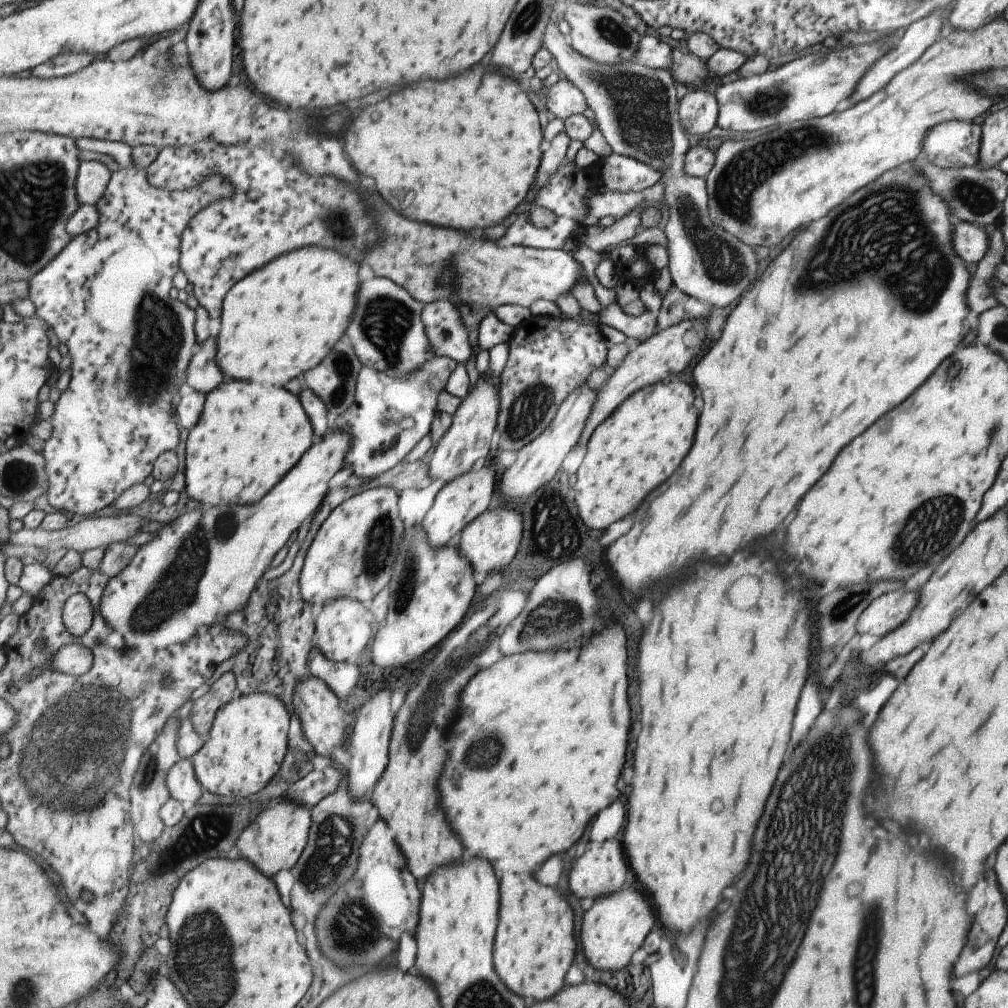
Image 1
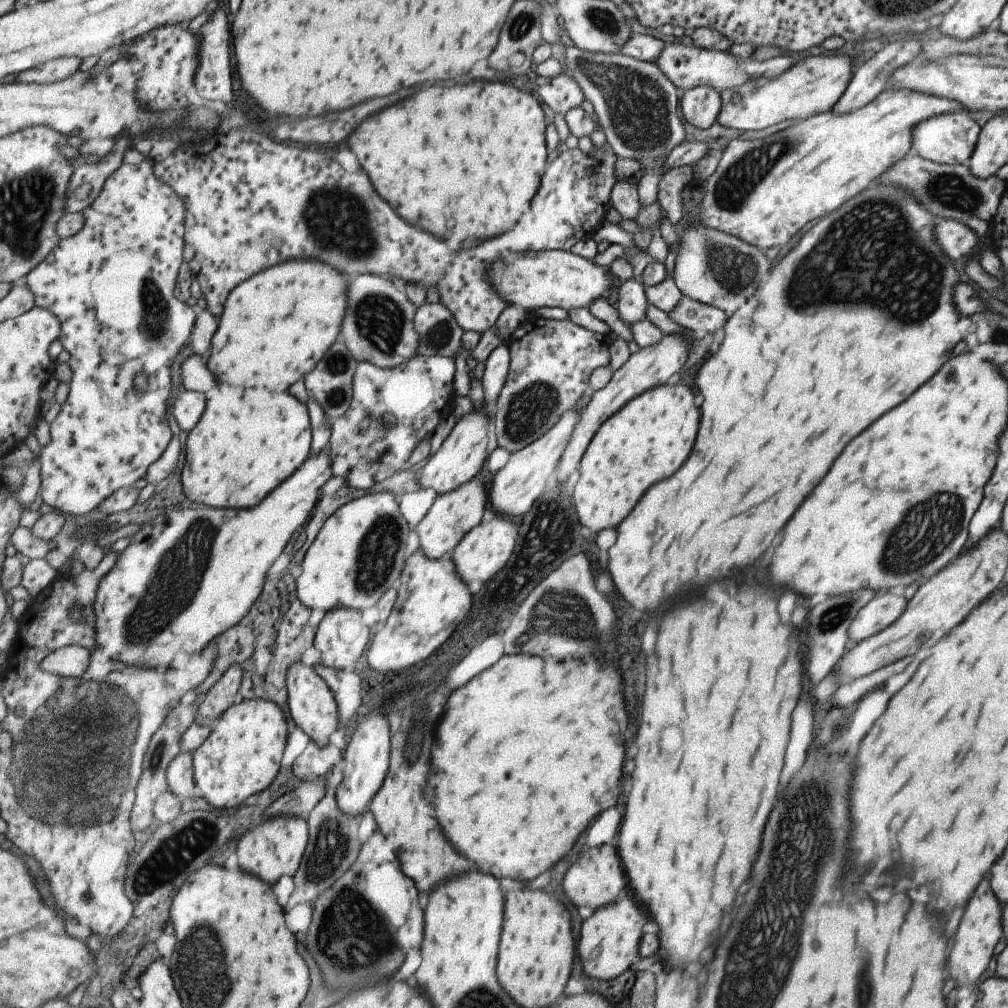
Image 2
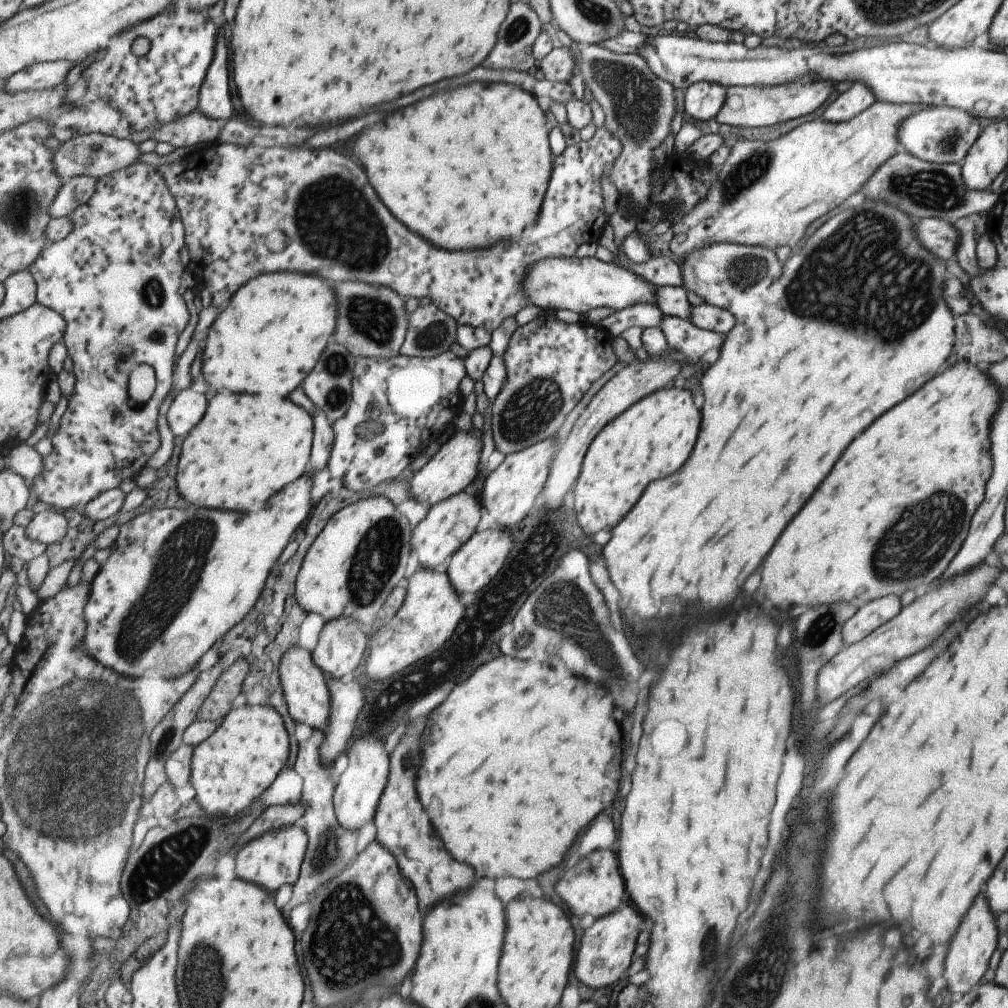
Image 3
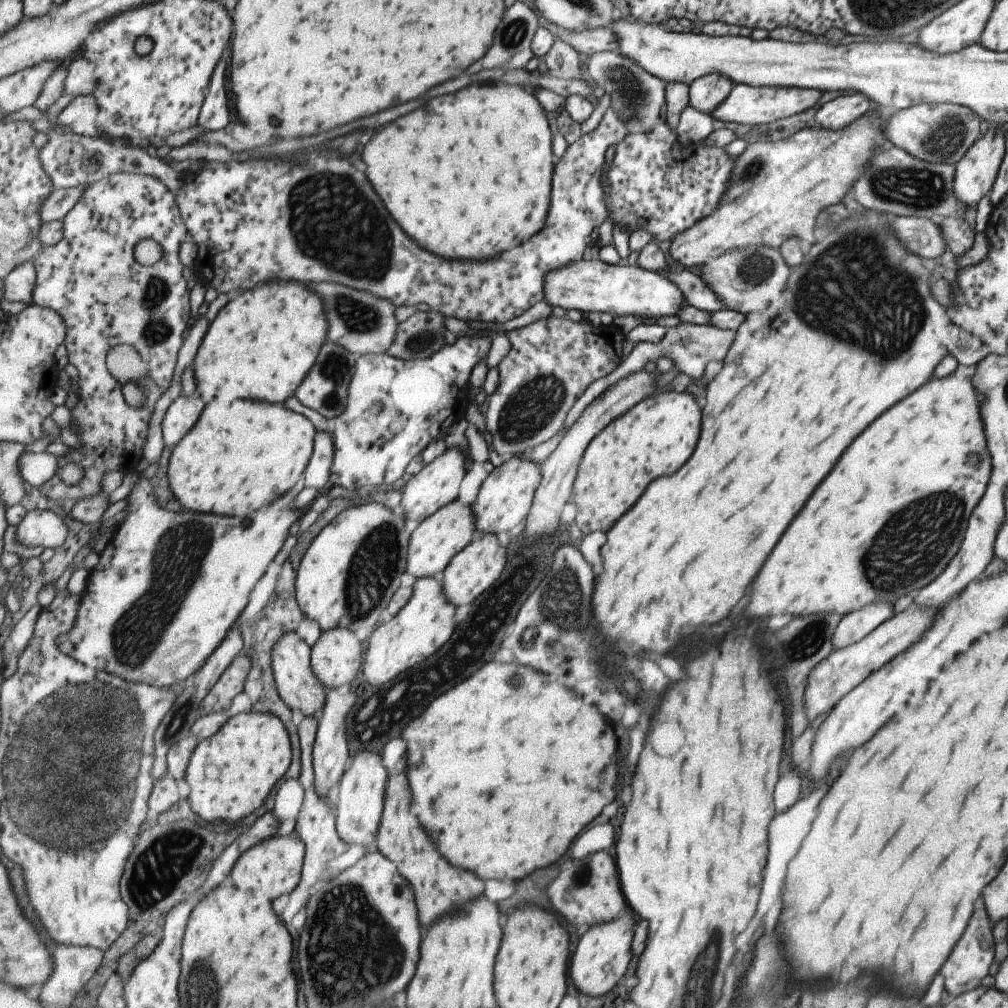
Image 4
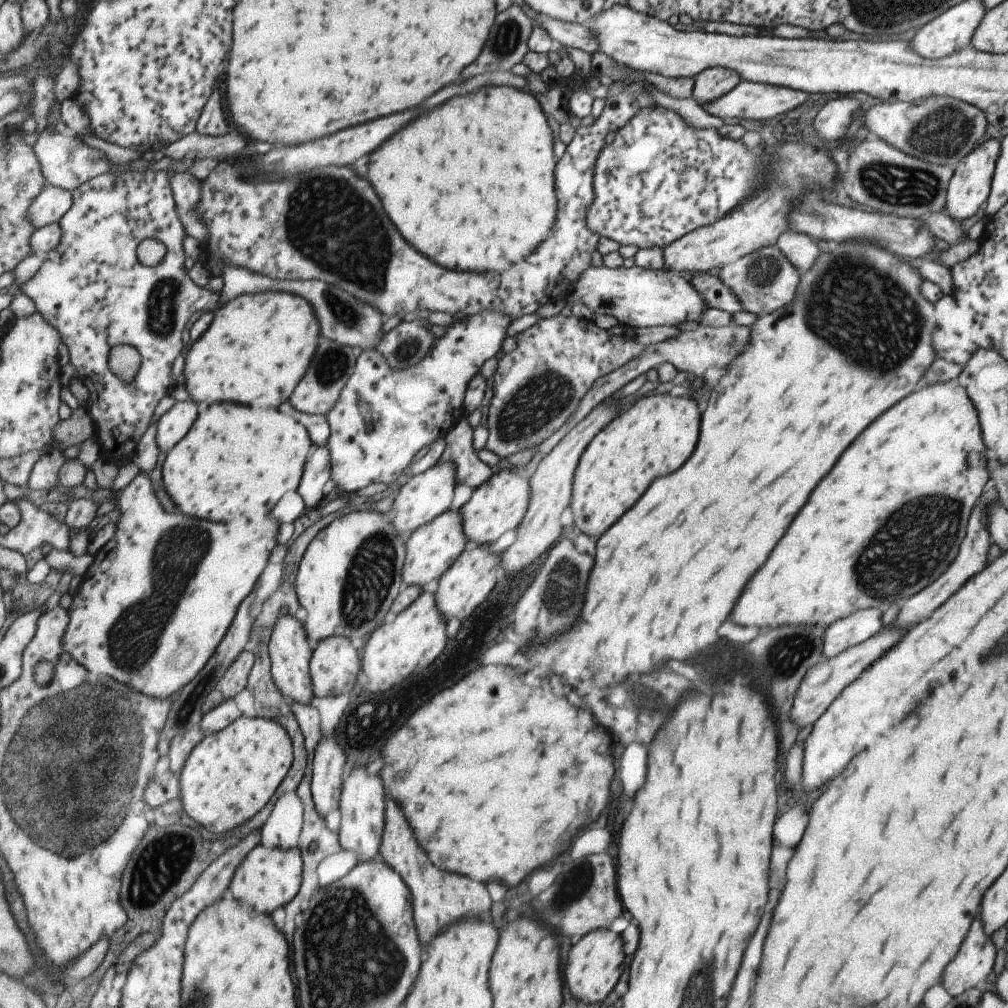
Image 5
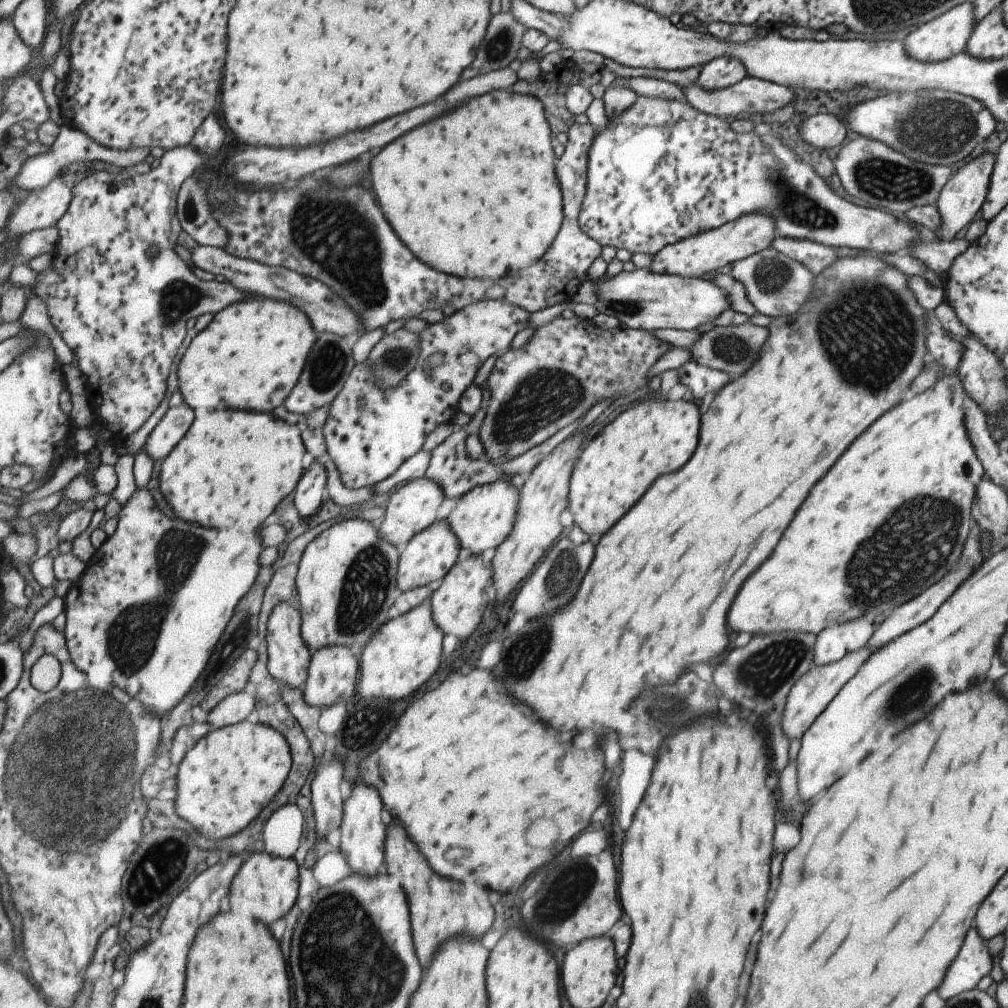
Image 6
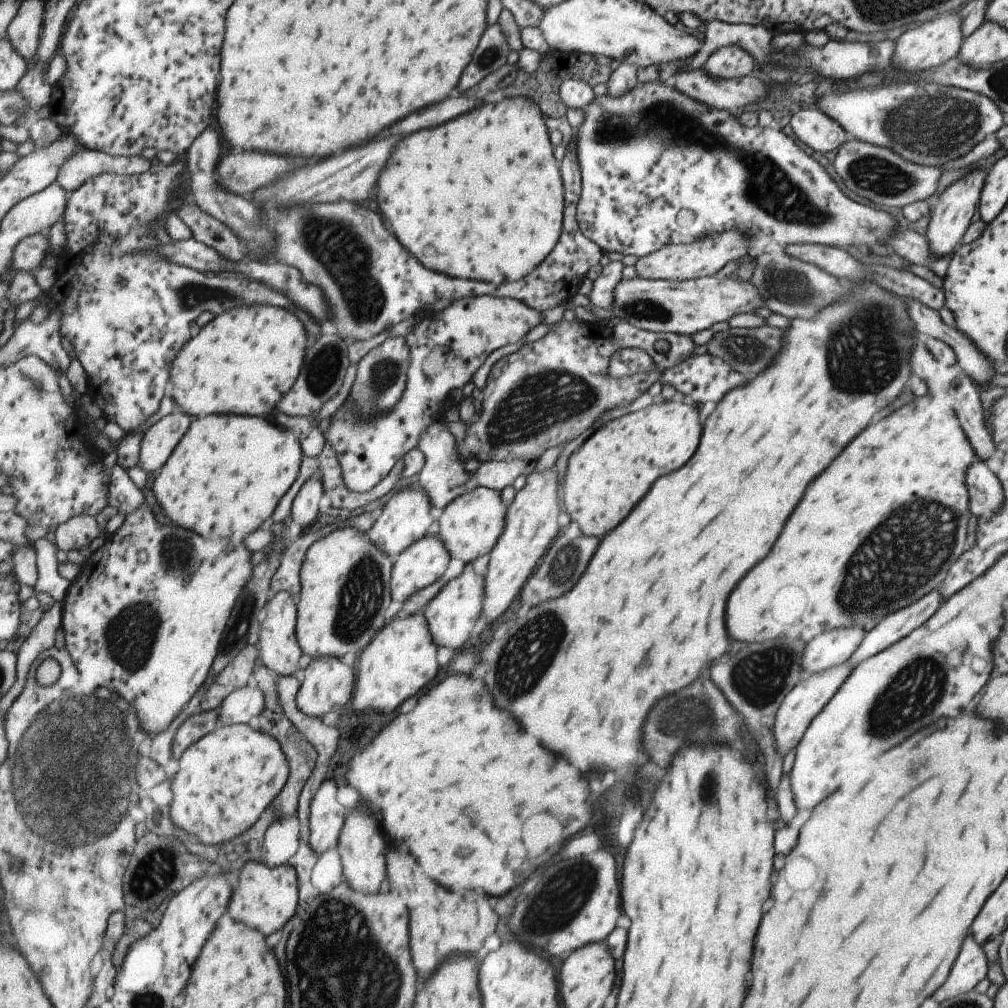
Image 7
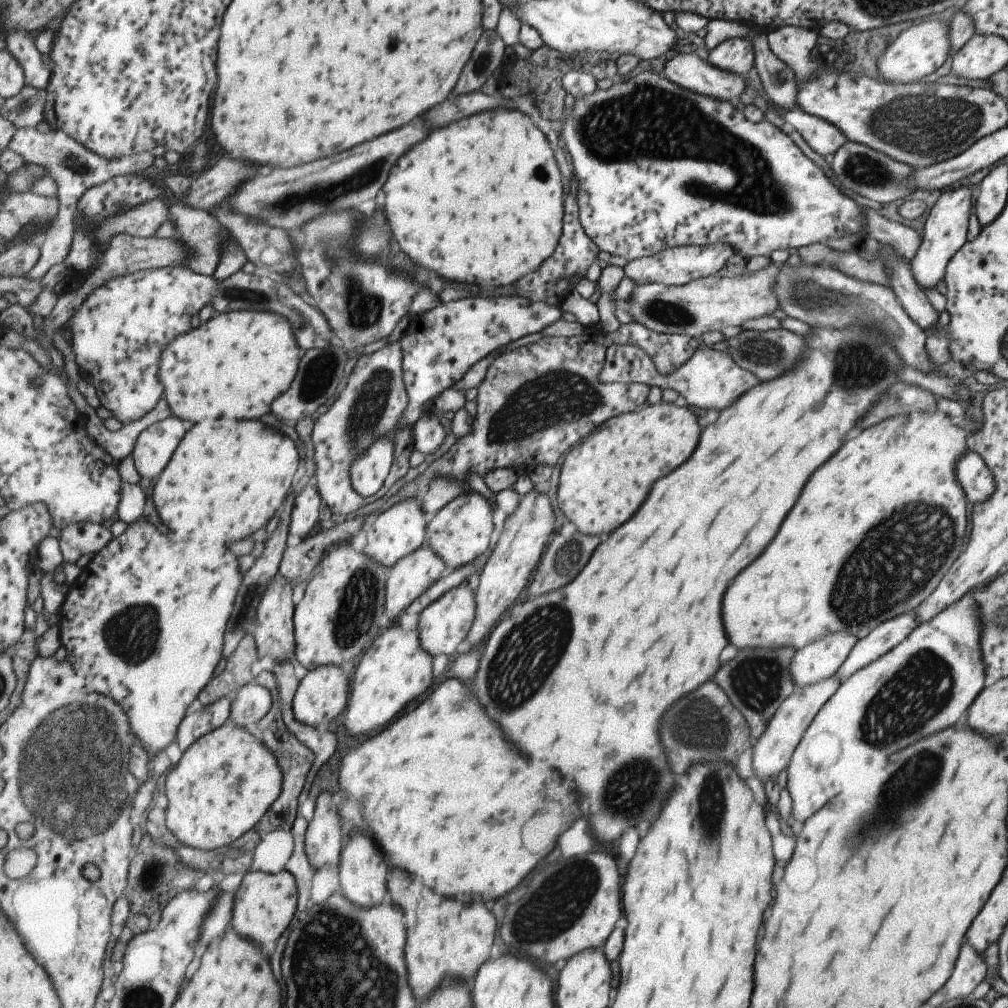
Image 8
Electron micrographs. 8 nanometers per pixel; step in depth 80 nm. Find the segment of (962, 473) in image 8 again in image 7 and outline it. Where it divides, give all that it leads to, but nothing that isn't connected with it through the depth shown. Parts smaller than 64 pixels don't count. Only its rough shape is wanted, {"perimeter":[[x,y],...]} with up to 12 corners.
{"perimeter":[[977,460],[966,470],[968,511],[989,519],[1002,506],[999,480]]}

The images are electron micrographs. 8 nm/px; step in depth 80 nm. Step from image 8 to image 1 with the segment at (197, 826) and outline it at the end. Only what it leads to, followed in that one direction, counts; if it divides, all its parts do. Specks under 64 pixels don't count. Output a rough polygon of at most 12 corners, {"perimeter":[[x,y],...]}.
{"perimeter":[[243,695],[191,758],[204,790],[248,797],[291,745],[288,704]]}

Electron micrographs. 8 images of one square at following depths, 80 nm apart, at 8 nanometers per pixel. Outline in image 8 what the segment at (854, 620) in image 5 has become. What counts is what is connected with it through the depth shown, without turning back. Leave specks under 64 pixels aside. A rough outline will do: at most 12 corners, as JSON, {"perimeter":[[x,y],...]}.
{"perimeter":[[823,635],[795,651],[795,687],[833,675],[858,641]]}

